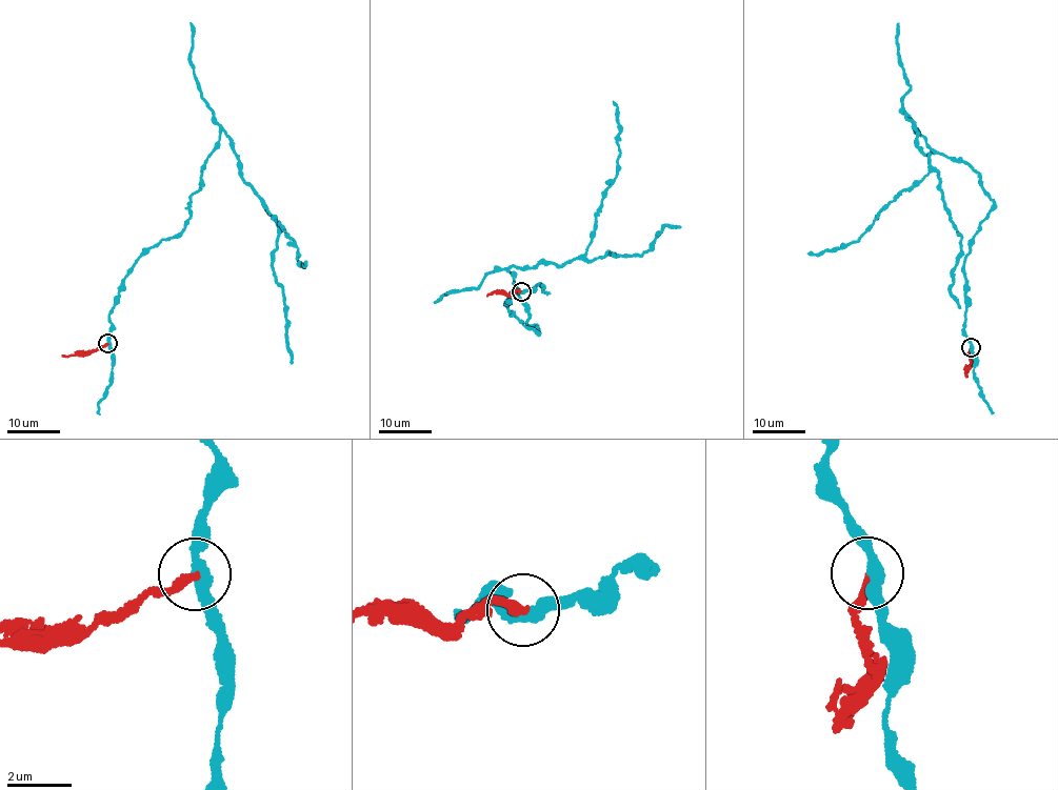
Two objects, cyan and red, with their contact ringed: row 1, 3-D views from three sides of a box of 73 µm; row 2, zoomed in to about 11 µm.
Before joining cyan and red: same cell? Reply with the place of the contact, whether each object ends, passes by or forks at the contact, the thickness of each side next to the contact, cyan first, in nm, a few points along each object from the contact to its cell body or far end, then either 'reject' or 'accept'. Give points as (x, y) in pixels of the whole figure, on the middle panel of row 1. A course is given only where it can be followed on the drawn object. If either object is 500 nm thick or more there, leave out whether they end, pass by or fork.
place (521, 291); cyan passes by; red ends; calibres 360 and 260 nm; course cyan (521, 291), (503, 304), (539, 333), (507, 269), (562, 265), (585, 251), (617, 173), (613, 101); course red (521, 291), (492, 291), (487, 296); reject

